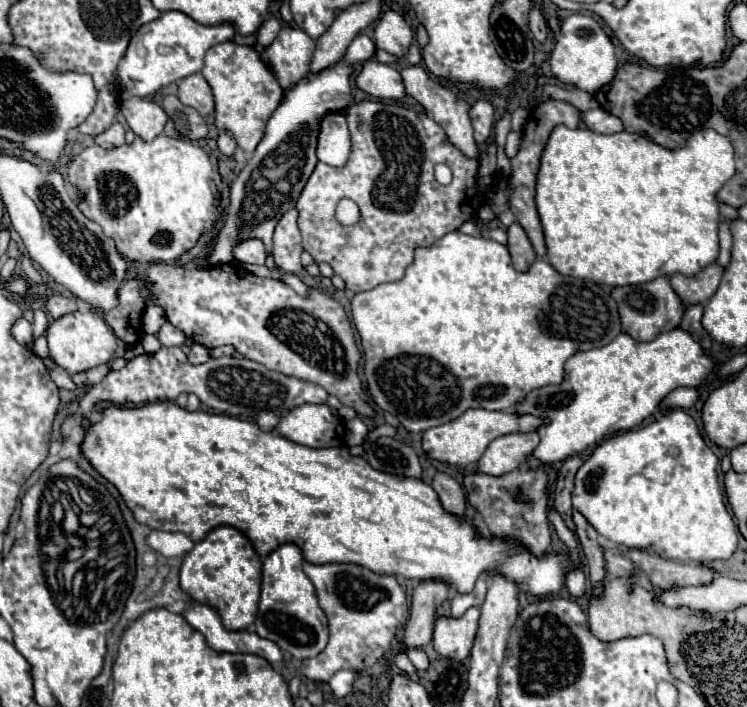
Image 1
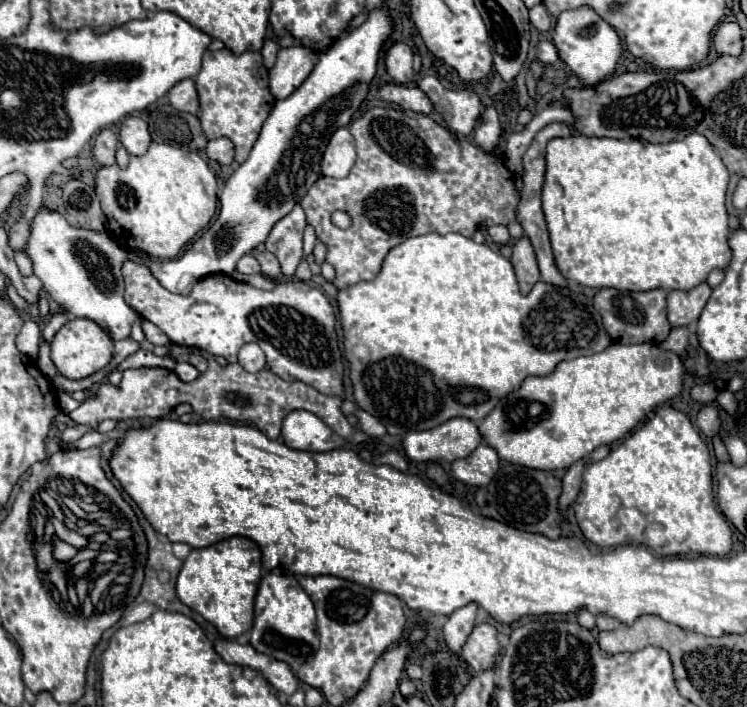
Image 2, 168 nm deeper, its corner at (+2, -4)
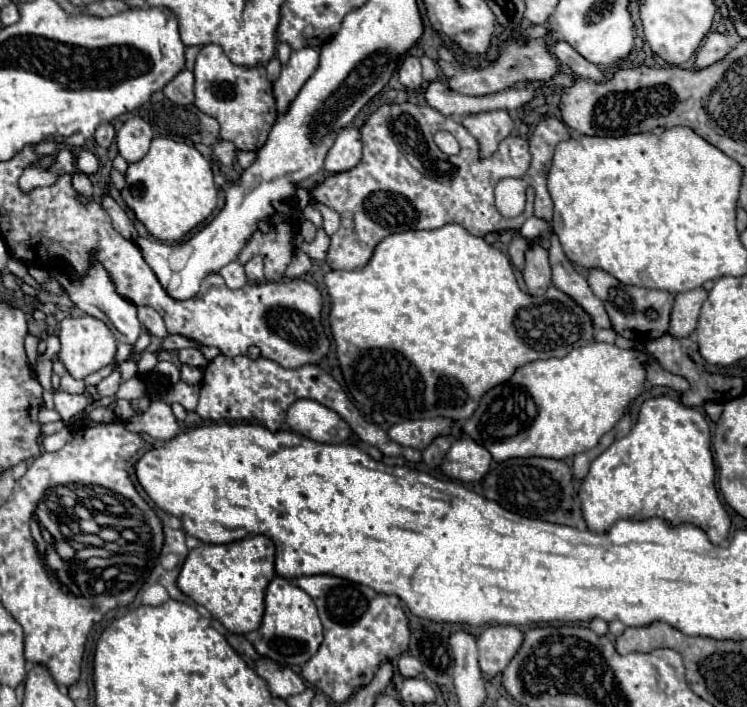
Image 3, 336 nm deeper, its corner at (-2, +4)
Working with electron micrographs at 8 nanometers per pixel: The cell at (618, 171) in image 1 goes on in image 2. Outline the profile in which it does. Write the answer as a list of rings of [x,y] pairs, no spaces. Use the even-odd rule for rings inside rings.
[[[573,134],[569,138],[553,138],[547,144],[547,172],[543,184],[543,212],[549,228],[551,248],[555,256],[555,264],[559,272],[567,280],[575,280],[581,286],[589,288],[617,288],[631,292],[645,292],[653,288],[663,290],[691,290],[697,284],[705,282],[713,268],[727,268],[731,260],[731,248],[727,244],[729,226],[727,226],[727,210],[725,210],[725,192],[729,184],[729,172],[711,146],[711,142],[701,134],[689,134],[685,140],[673,140],[667,144],[651,144],[639,140],[617,140],[617,138],[595,138]]]

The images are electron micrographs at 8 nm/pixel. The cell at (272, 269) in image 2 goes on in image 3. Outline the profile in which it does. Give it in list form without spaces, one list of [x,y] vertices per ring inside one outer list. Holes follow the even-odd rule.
[[[273,214],[269,218],[269,232],[263,234],[255,230],[251,238],[247,240],[245,248],[239,254],[239,262],[245,264],[253,256],[263,256],[265,262],[265,278],[269,282],[283,280],[285,268],[293,258],[295,246],[291,244],[295,228],[291,226],[291,220],[287,214]]]

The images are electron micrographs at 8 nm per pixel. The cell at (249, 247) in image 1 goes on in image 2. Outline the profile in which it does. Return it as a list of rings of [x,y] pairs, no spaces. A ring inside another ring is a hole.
[[[245,254],[245,256],[239,260],[237,270],[239,270],[241,274],[257,274],[257,272],[261,272],[261,266],[259,266],[259,262],[257,262],[257,258],[255,258],[253,254]]]

